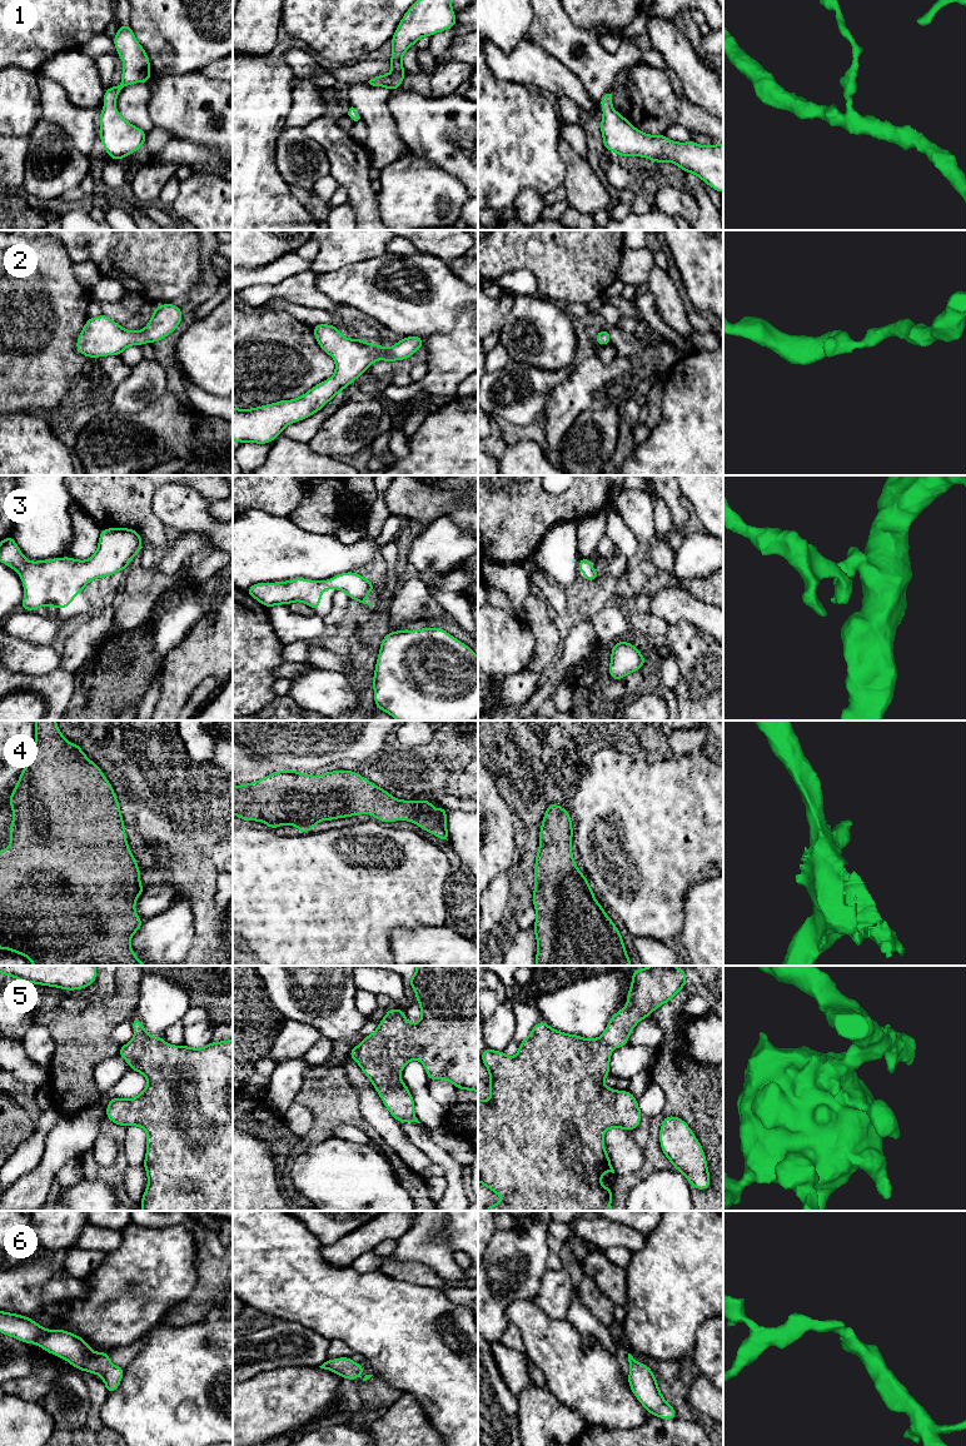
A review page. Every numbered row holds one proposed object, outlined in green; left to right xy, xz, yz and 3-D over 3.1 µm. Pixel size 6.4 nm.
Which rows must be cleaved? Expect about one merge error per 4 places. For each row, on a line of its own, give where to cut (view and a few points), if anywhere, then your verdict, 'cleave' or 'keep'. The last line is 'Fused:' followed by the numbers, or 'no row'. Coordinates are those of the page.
1: no cut; keep
2: no cut; keep
3: no cut; keep
4: no cut; keep
5: no cut; keep
6: no cut; keep
Fused: no row

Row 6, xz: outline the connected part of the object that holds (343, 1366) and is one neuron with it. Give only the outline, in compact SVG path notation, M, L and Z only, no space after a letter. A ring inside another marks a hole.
M339 1357L335 1360L327 1360L320 1368L329 1370L340 1375L343 1378L355 1381L357 1377L364 1371L362 1363L354 1363L350 1357Z

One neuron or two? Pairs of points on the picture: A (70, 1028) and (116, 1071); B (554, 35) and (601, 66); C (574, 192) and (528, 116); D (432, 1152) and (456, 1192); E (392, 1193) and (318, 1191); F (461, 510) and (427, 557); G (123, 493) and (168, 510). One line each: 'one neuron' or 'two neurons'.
A: two neurons
B: one neuron
C: two neurons
D: one neuron
E: one neuron
F: two neurons
G: two neurons

